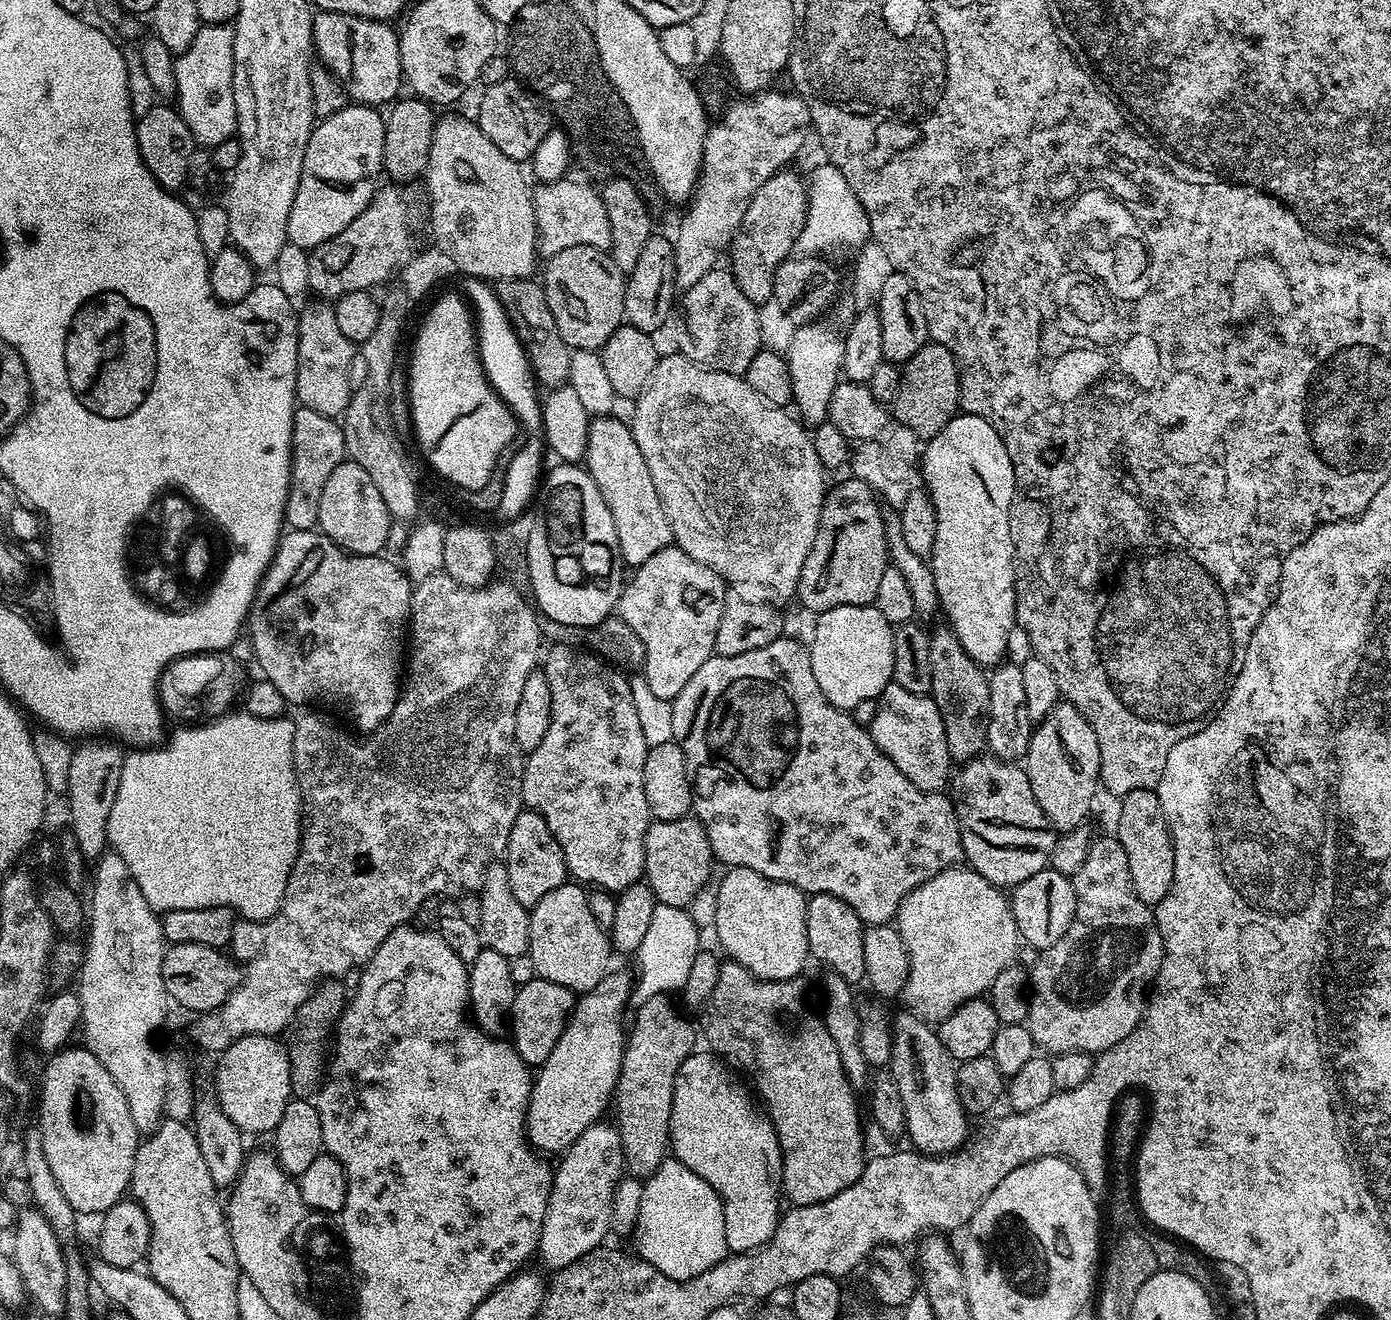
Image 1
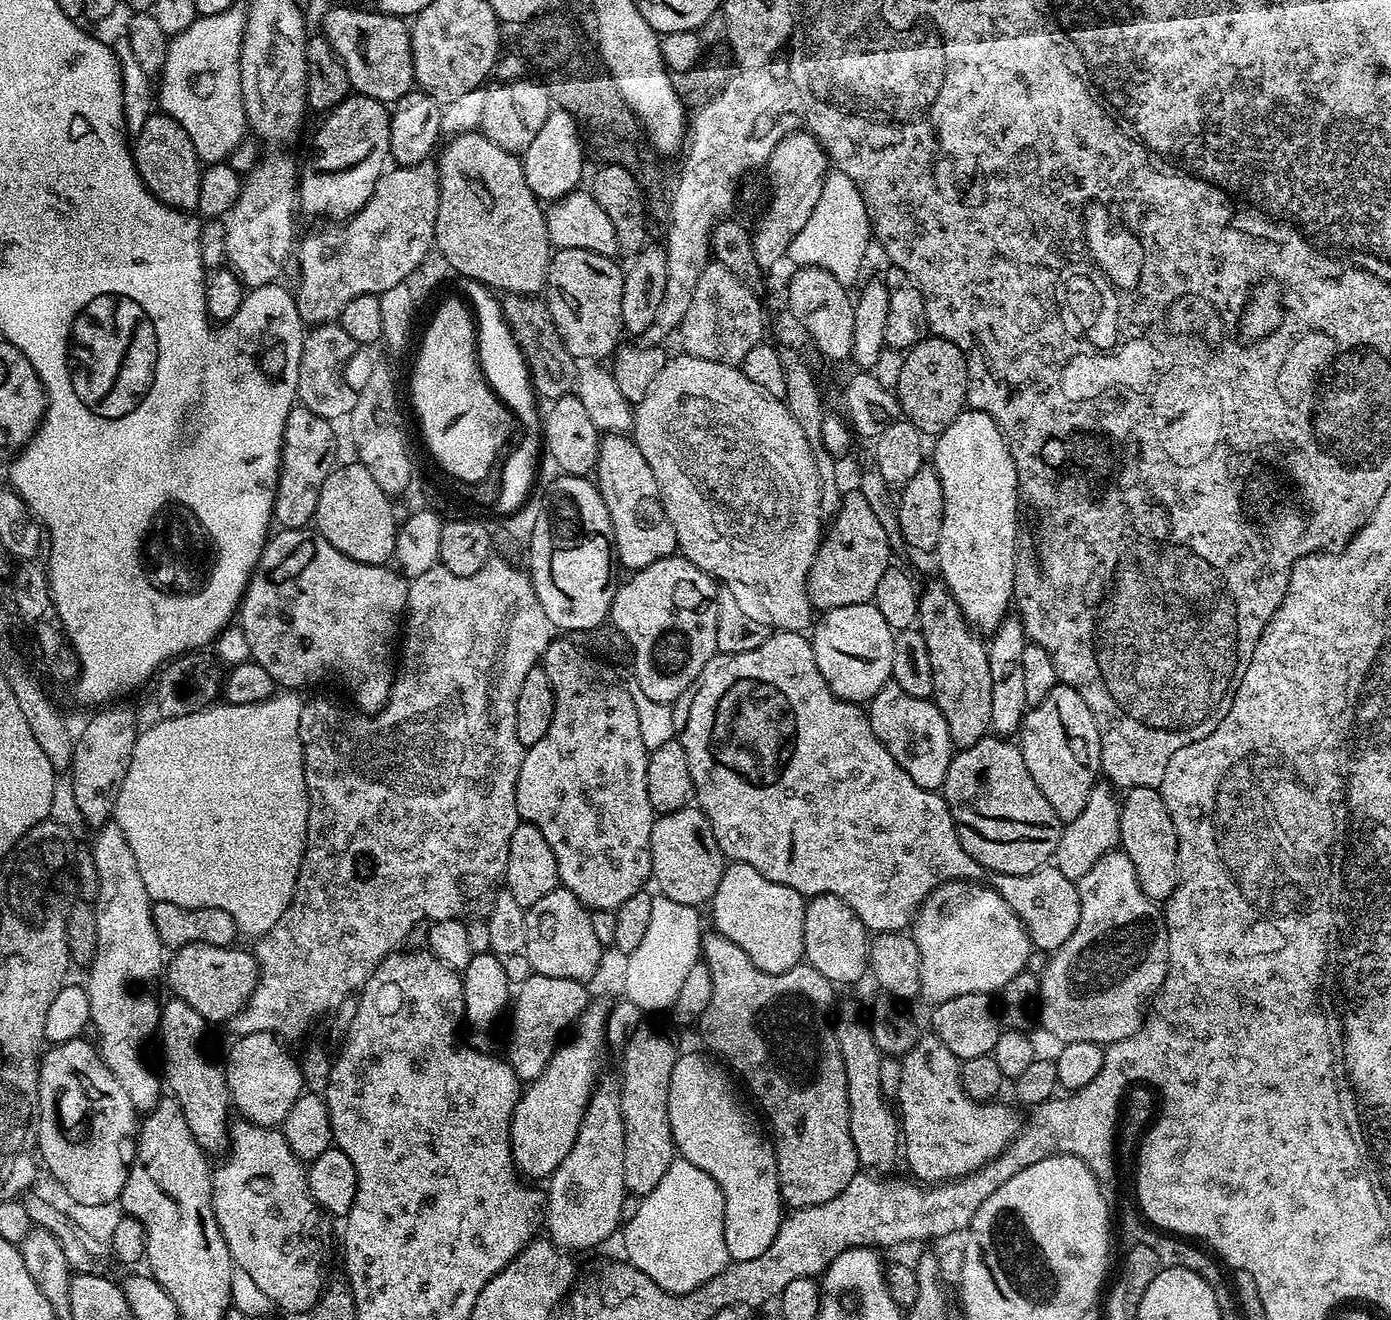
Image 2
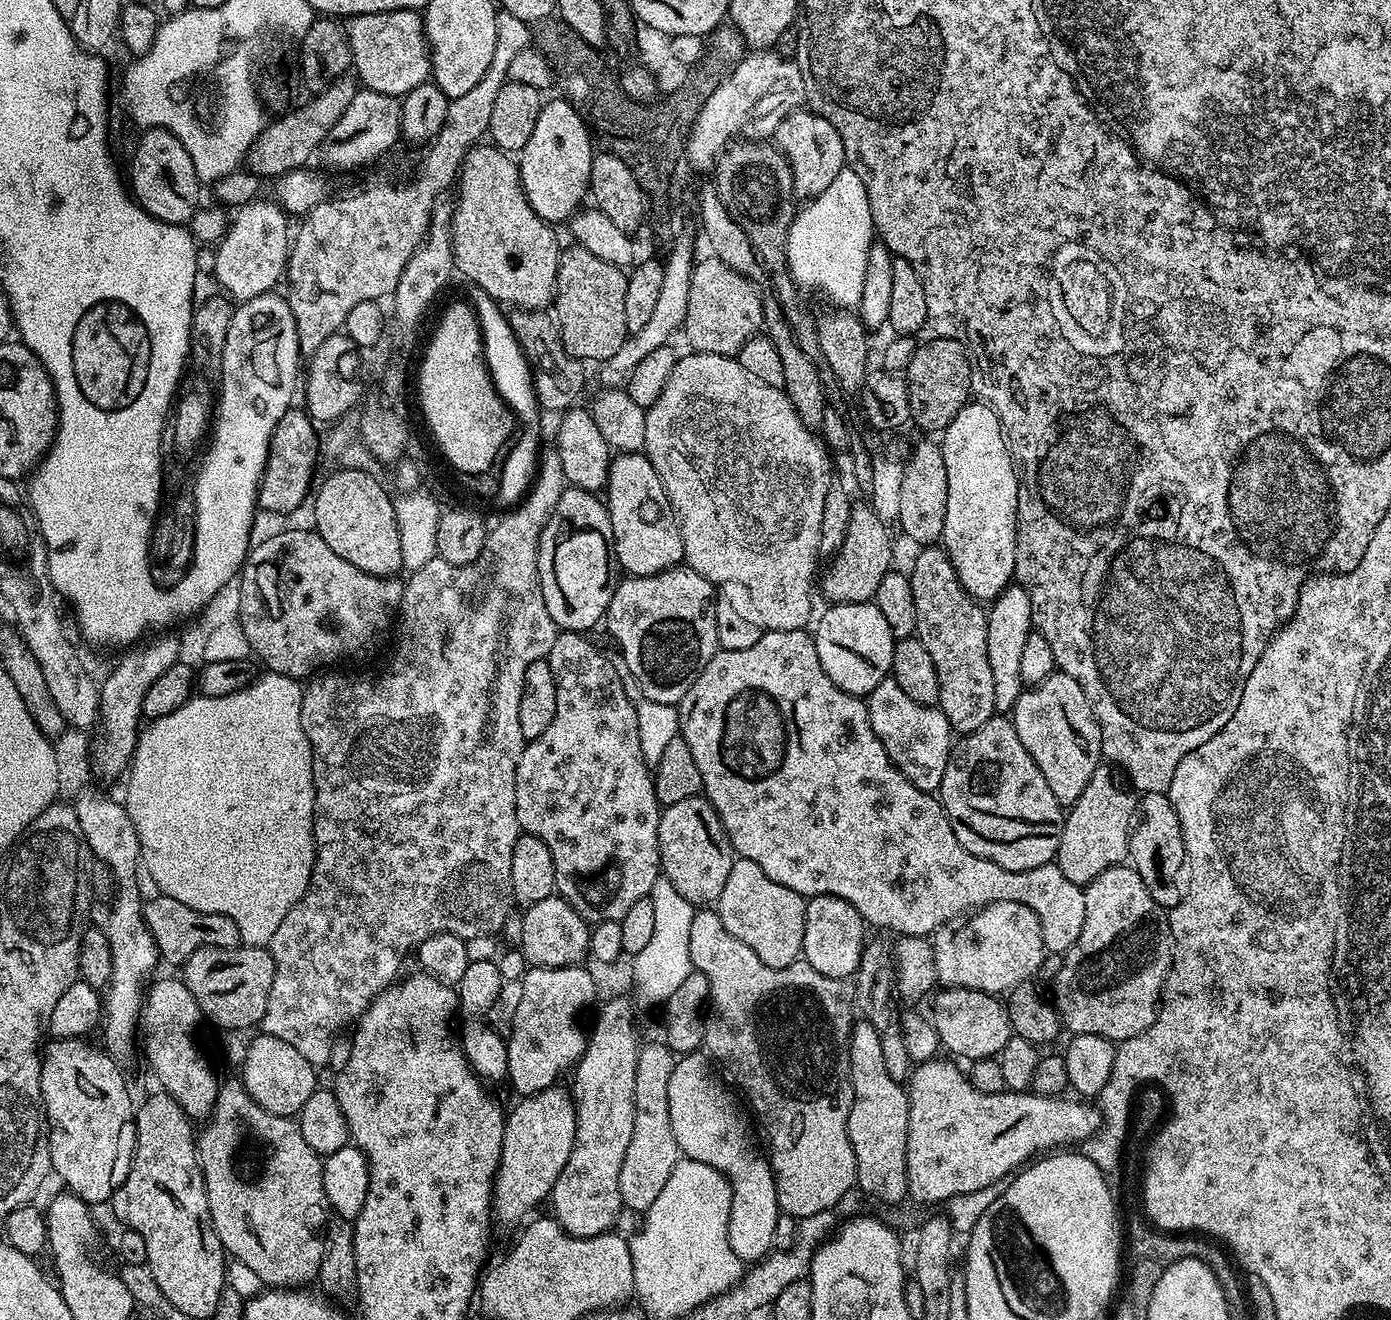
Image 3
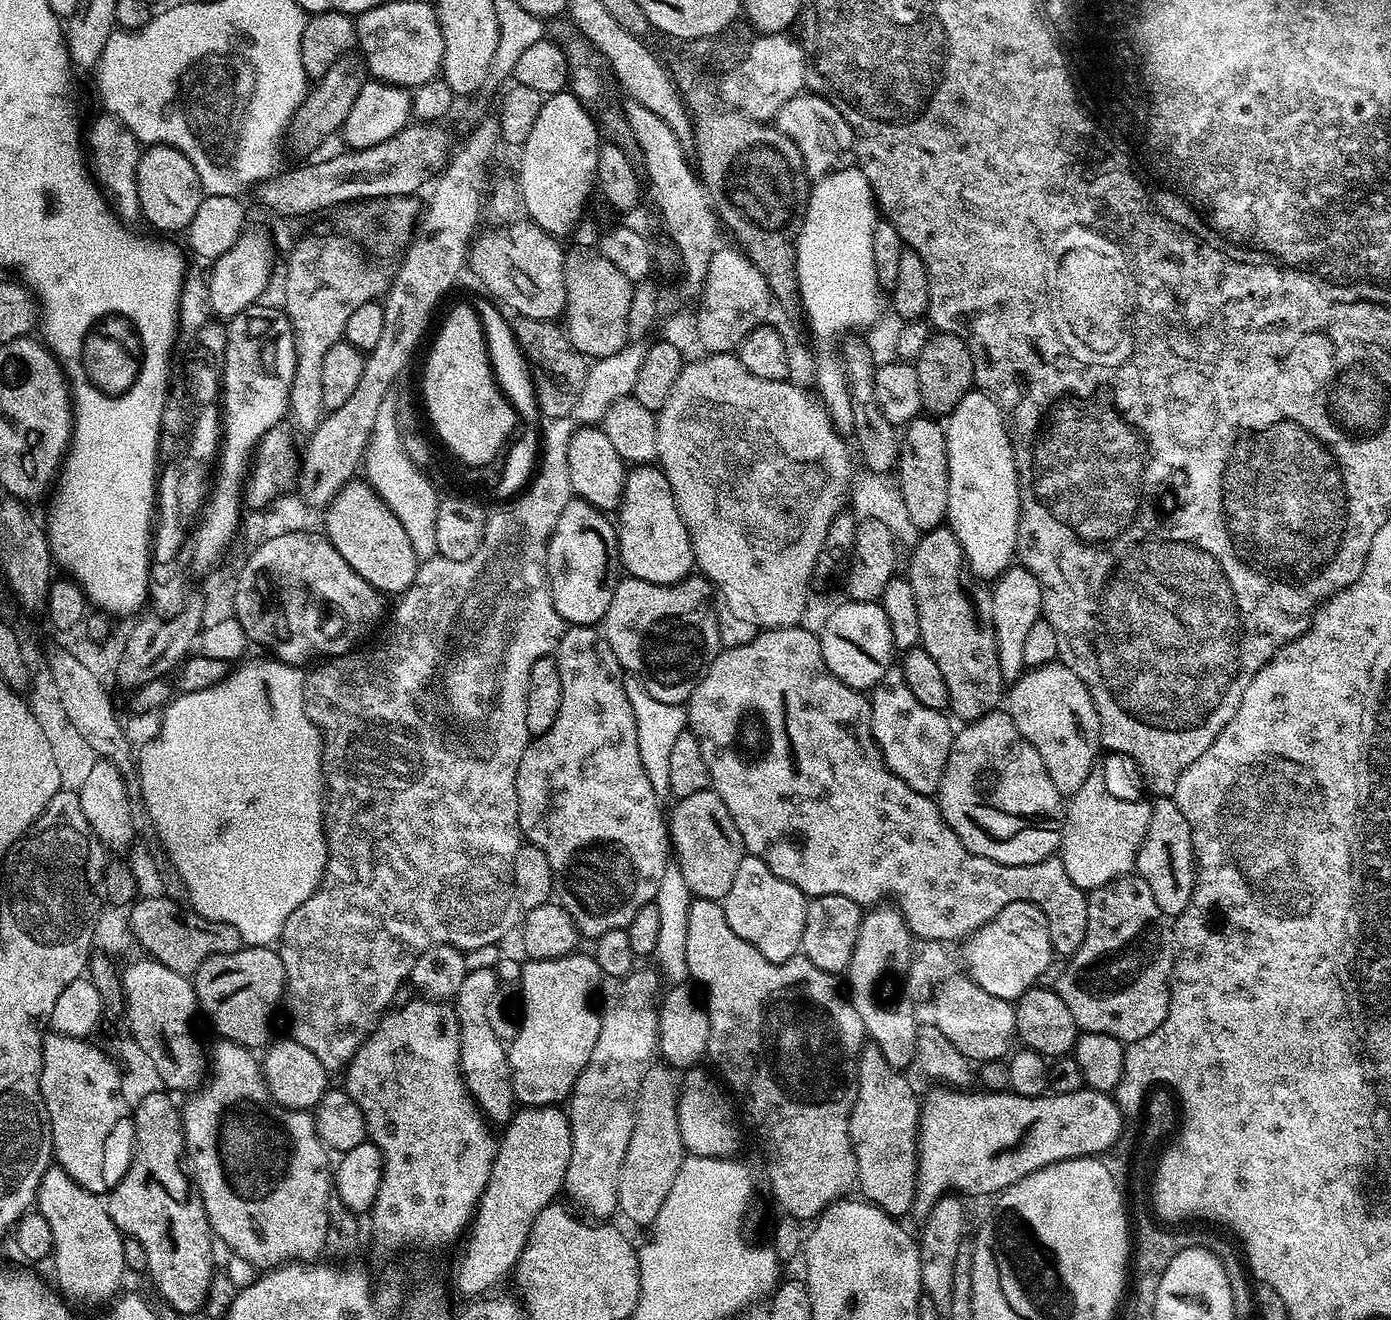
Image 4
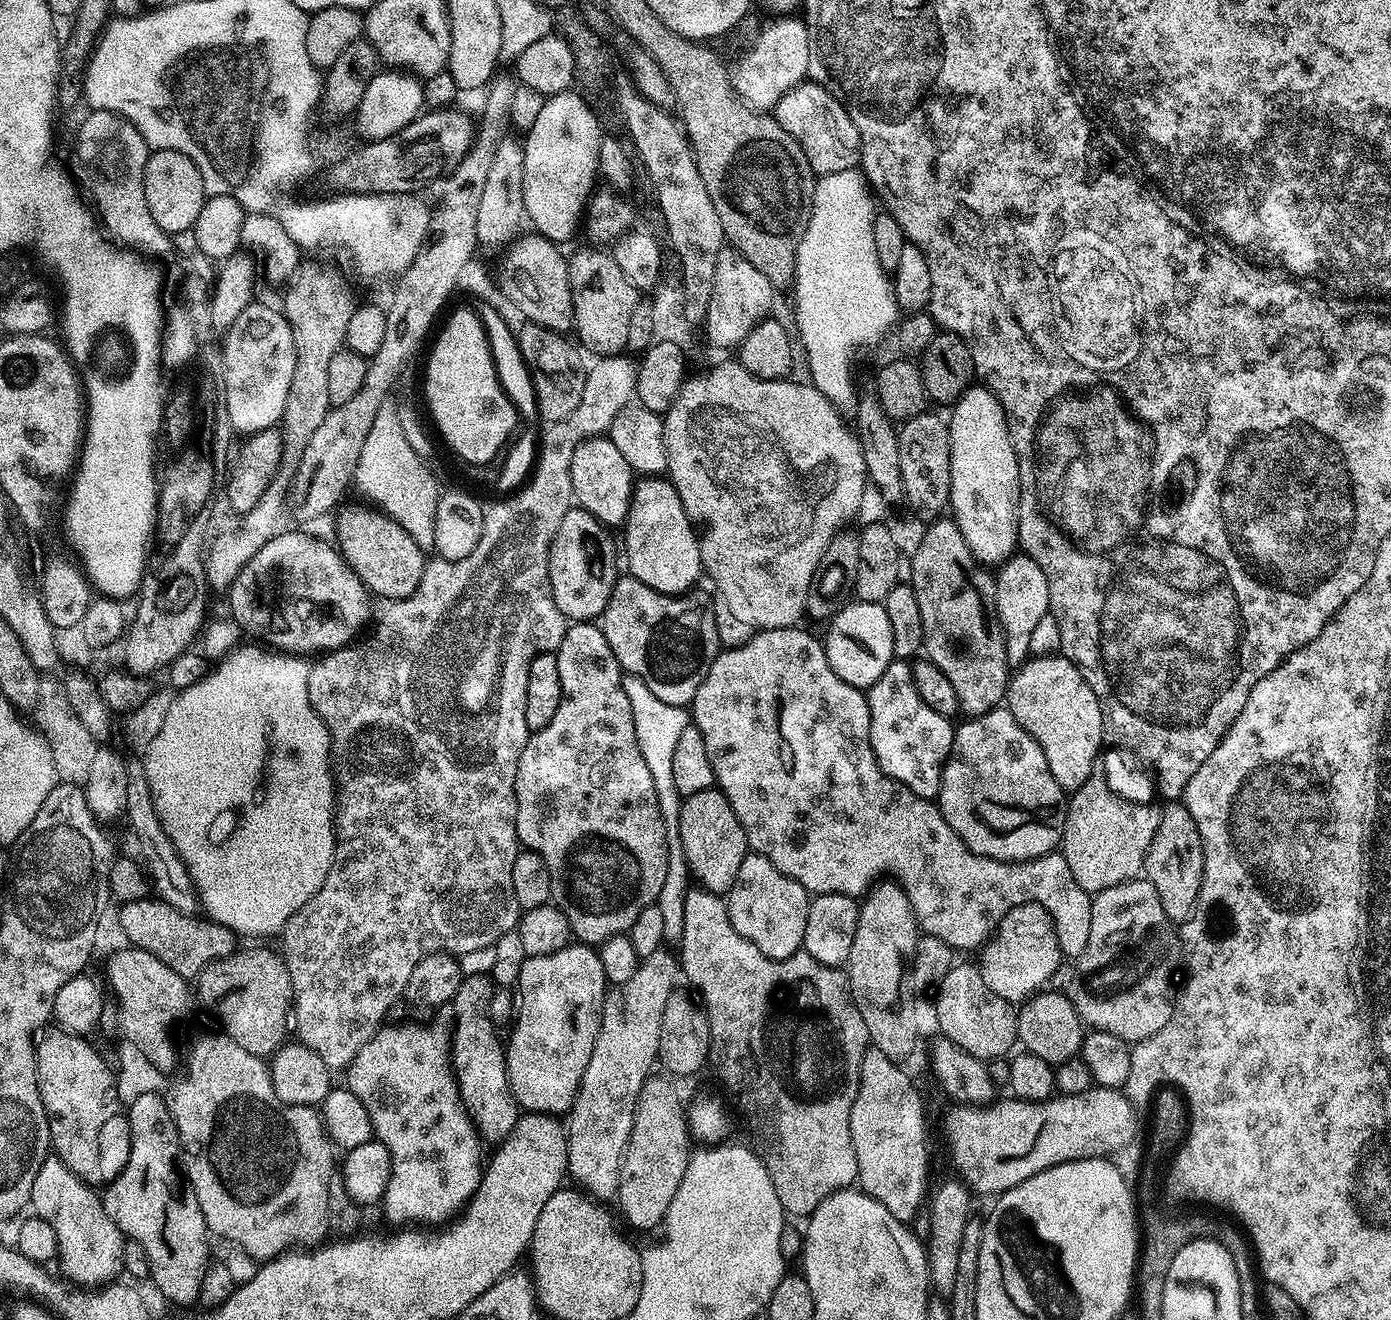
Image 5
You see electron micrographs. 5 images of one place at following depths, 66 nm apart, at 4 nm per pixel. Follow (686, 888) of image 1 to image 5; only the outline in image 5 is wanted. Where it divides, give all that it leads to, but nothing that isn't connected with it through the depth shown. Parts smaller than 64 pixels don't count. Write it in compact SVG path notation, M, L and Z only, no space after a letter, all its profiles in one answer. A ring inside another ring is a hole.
M713 786L698 794L683 797L680 806L680 833L682 850L686 850L688 871L698 879L699 887L707 892L727 894L734 887L734 878L738 878L738 866L750 855L748 839L738 822L738 814L730 806L719 788Z

